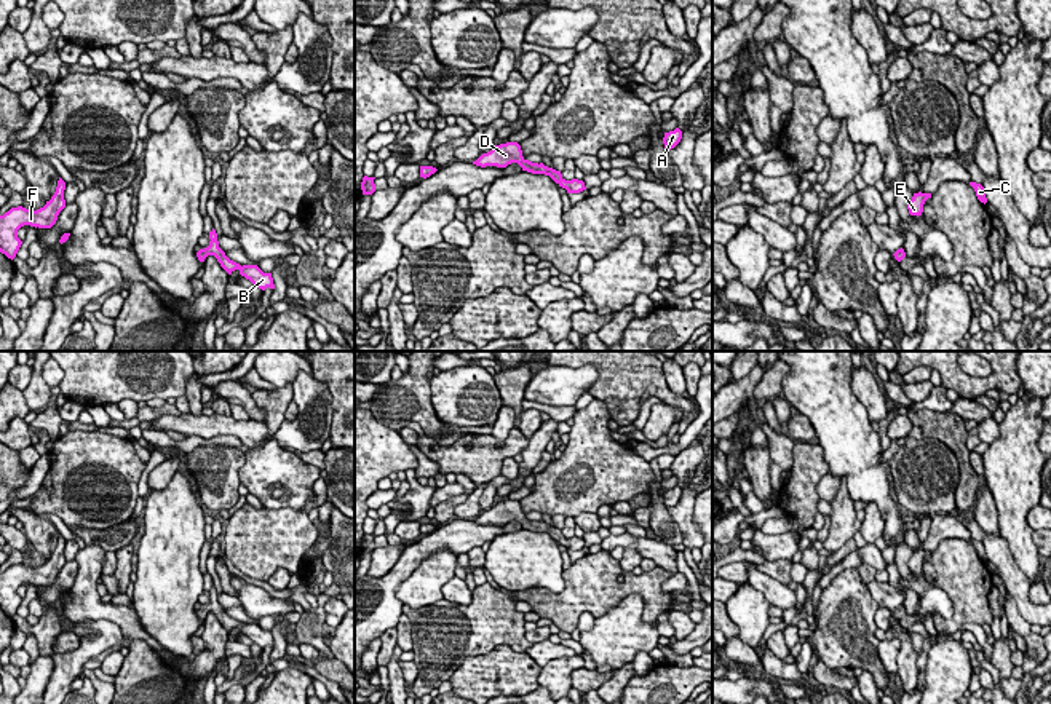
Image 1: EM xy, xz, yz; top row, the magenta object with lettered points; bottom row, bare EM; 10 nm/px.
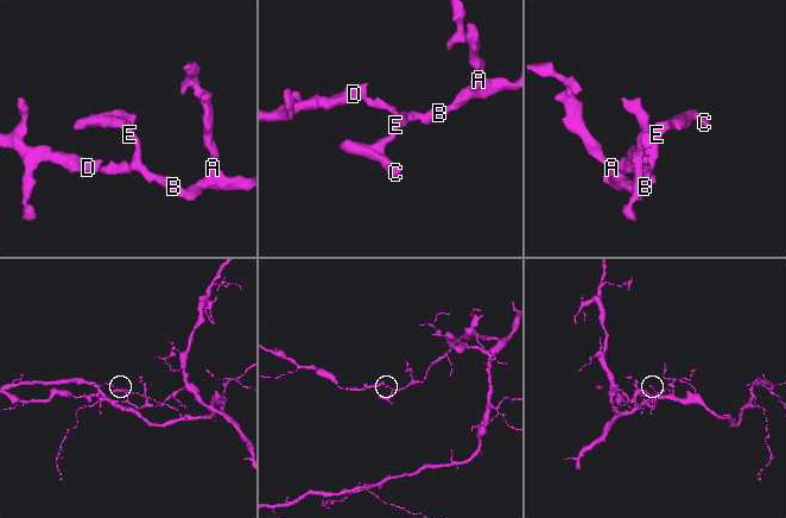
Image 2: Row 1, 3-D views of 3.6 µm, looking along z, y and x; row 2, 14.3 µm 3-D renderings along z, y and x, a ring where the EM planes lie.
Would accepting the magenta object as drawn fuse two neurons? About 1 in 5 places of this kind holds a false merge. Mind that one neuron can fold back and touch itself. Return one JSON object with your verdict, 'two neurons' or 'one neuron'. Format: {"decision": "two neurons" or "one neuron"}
{"decision": "one neuron"}

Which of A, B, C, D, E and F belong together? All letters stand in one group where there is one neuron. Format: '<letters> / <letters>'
A B C D E F

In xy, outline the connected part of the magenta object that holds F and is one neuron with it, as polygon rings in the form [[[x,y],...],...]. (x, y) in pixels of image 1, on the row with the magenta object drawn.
[[[59,177],[54,195],[43,208],[30,211],[18,206],[0,216],[0,252],[11,260],[16,257],[22,244],[18,238],[18,230],[24,225],[51,228],[59,212],[65,208],[64,190],[65,182]]]

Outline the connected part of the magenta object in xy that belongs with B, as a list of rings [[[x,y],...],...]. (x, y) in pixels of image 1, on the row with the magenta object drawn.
[[[214,228],[209,231],[209,239],[211,239],[209,246],[204,249],[200,249],[196,252],[196,257],[200,262],[204,262],[204,259],[208,255],[214,255],[217,259],[217,262],[220,263],[220,267],[228,275],[232,275],[235,270],[238,270],[241,276],[249,279],[259,289],[262,289],[262,291],[265,291],[267,287],[275,289],[272,273],[264,273],[257,265],[243,265],[241,267],[240,263],[230,260],[225,255],[225,252],[219,247],[217,233]]]

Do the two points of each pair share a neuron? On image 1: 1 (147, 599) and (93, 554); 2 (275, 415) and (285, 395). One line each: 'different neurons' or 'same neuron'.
1: different neurons
2: same neuron

